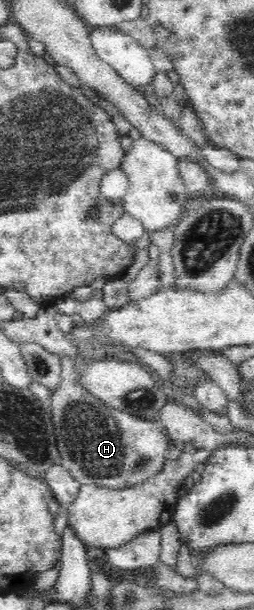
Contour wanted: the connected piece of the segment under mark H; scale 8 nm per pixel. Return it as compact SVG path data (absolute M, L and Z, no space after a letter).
M65 357L65 359L60 359L62 368L62 379L60 381L59 387L51 392L52 400L52 422L55 427L55 437L57 437L57 445L59 445L59 453L61 453L61 465L76 479L80 485L95 484L101 487L108 487L113 489L125 489L136 486L145 480L152 478L157 475L158 471L161 471L163 464L165 463L165 455L167 455L167 446L171 442L171 439L167 436L166 431L163 429L160 421L148 421L145 419L137 418L136 416L130 415L130 413L119 411L114 407L107 406L101 398L96 398L93 393L89 392L87 388L83 387L83 382L81 382L81 369L72 359Z

